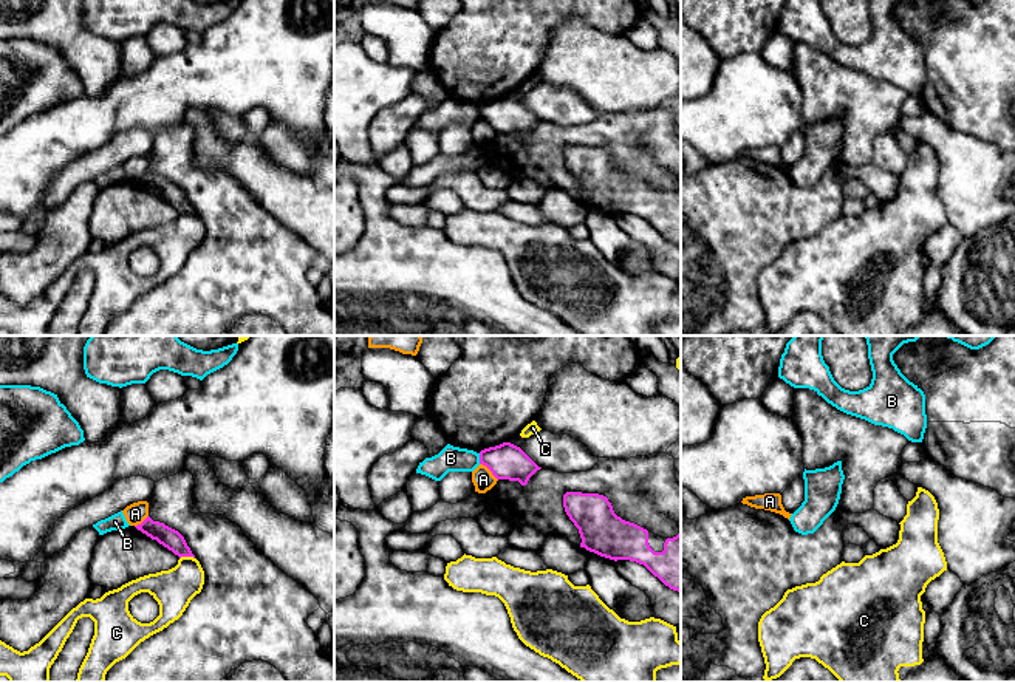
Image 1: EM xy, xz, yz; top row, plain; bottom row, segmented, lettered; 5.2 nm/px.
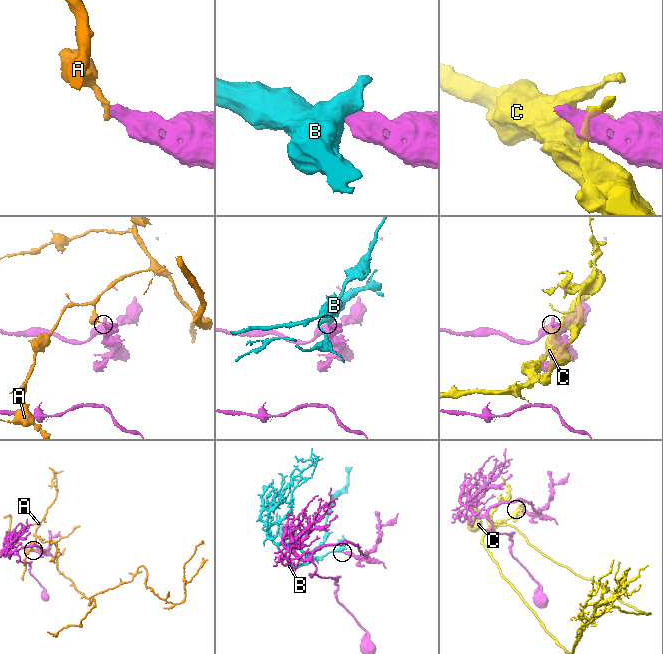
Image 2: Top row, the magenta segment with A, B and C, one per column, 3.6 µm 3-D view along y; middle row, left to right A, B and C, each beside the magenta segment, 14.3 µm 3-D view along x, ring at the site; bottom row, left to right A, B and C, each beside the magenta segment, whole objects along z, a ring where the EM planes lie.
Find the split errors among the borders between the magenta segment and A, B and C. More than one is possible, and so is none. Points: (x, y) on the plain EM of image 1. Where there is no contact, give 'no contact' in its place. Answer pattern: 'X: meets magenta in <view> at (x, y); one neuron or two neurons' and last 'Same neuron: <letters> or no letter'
A: meets magenta in xz at (489, 122); two neurons
B: meets magenta in xz at (480, 112); two neurons
C: meets magenta in xy at (186, 209); two neurons
Same neuron: no letter

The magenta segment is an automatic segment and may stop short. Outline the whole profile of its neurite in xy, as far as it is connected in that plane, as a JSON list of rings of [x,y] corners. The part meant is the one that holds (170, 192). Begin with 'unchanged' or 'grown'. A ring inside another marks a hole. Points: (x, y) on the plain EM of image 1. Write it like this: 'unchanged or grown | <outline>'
unchanged | [[[147,170],[141,178],[135,181],[145,187],[147,190],[150,190],[152,193],[156,193],[159,198],[172,204],[179,212],[181,210],[195,212],[184,190],[178,184],[166,179],[164,176],[153,175],[150,170]]]

